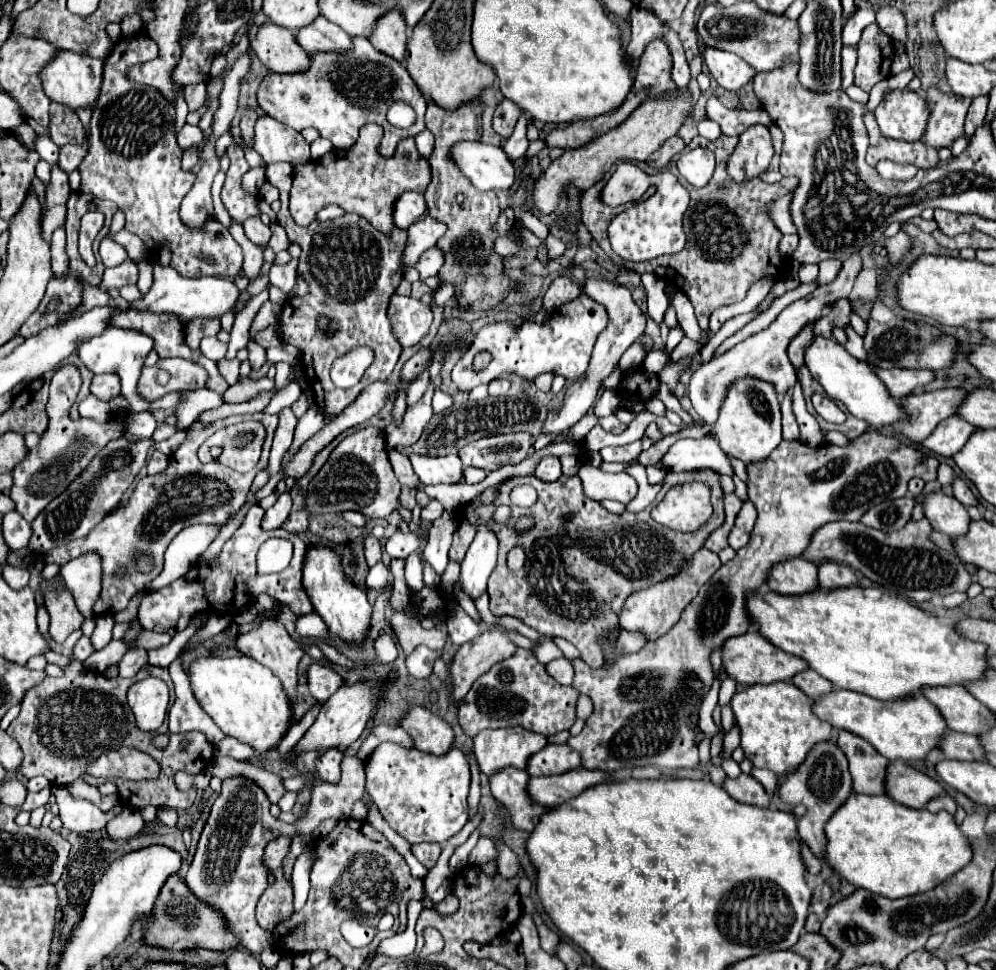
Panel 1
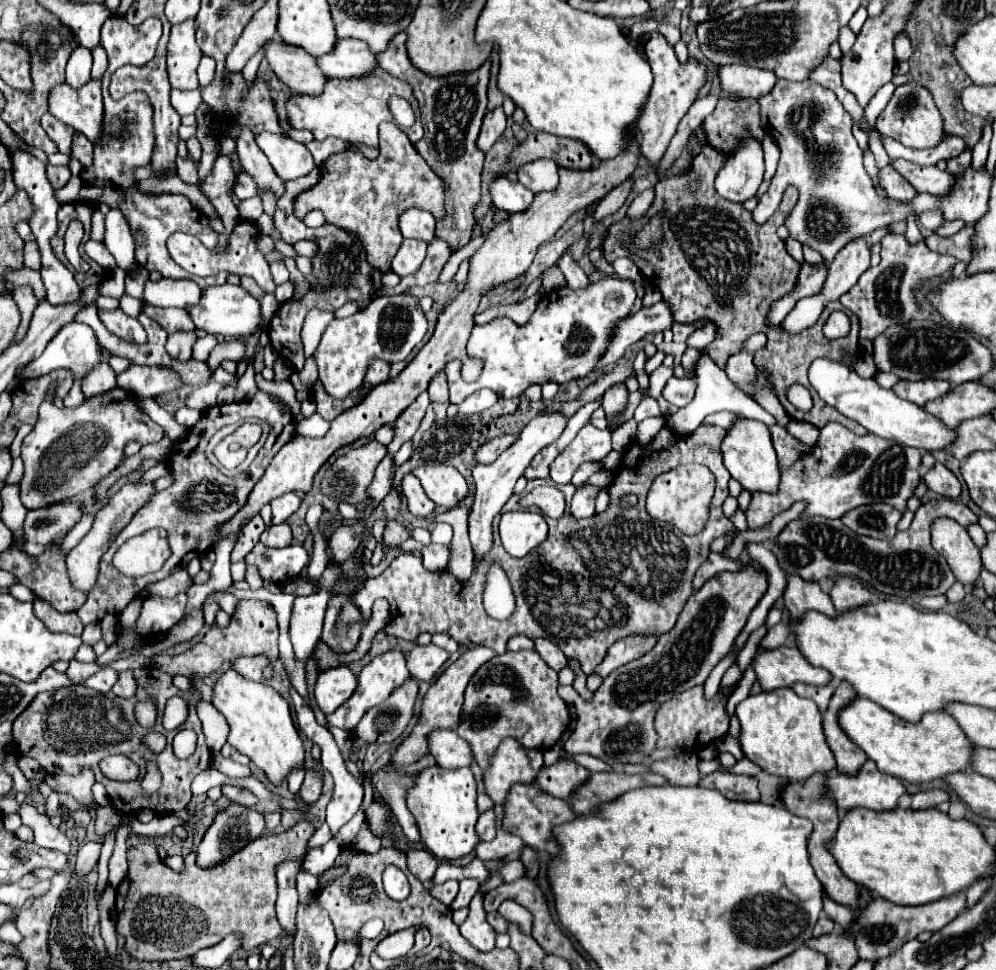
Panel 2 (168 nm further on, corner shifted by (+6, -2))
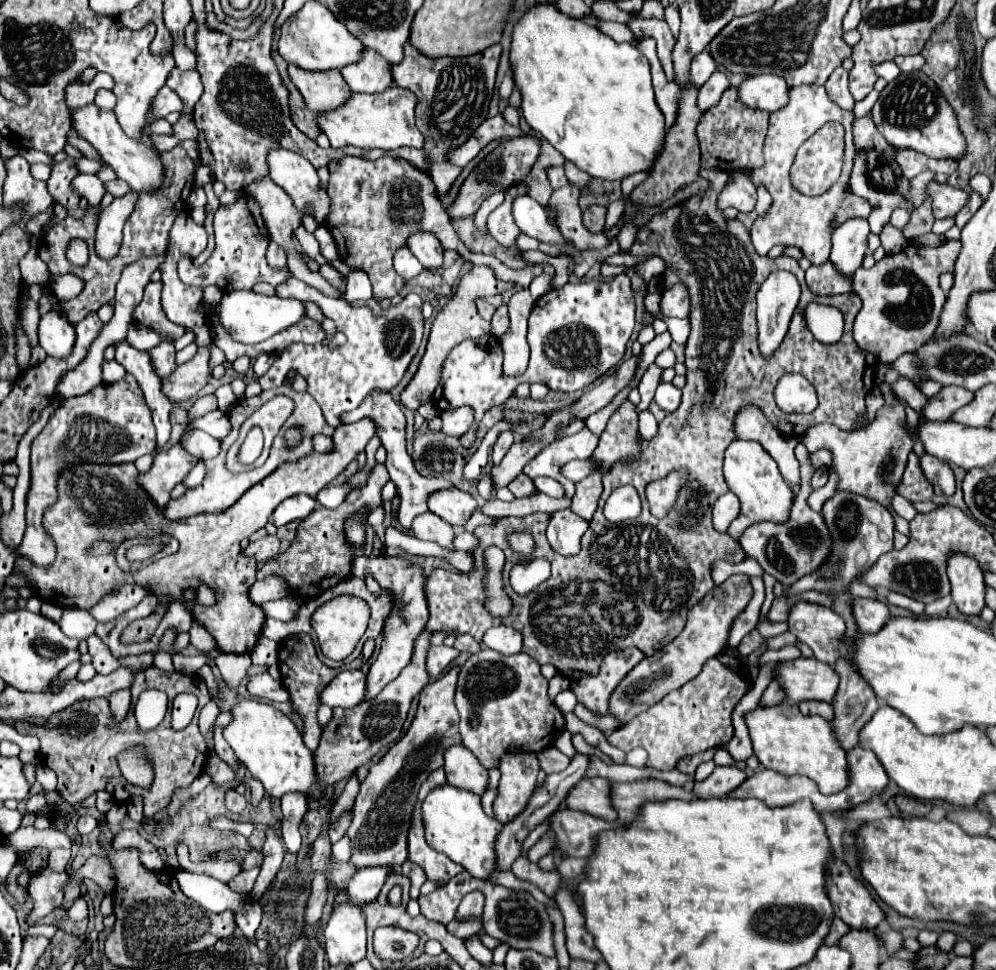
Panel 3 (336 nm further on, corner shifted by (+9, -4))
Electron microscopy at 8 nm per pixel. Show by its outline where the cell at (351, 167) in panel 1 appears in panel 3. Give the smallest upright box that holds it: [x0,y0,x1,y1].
[327,157,467,303]

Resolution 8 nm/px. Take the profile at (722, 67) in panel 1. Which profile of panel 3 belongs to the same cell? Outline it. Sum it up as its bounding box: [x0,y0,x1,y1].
[739,75,789,113]

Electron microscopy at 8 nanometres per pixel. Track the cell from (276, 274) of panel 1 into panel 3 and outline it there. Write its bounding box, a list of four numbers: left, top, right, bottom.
[267,243,287,267]

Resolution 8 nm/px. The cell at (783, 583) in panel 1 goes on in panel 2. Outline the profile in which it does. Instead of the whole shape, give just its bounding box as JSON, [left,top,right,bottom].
[782,575,836,617]

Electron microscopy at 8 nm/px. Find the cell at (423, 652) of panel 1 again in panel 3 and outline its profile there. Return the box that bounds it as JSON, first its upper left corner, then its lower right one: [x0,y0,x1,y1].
[427,645,459,679]

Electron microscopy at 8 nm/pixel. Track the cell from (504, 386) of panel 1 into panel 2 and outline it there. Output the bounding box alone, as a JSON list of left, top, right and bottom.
[458,389,498,417]

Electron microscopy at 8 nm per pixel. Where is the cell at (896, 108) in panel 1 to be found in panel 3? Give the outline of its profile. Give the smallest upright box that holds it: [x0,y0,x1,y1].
[873,71,967,161]

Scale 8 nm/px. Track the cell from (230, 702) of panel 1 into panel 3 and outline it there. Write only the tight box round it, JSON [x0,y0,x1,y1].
[225,701,327,801]

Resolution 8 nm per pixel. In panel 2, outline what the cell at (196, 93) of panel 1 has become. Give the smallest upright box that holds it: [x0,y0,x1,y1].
[168,19,202,91]

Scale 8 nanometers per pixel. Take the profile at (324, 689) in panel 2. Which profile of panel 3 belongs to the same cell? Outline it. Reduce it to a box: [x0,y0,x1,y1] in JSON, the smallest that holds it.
[321,671,367,707]

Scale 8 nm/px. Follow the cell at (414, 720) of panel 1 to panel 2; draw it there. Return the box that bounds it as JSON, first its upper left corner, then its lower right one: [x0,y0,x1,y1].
[428,729,472,769]

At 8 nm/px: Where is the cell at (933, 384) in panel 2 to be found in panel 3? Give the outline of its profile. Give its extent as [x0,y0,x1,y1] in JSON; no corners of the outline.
[923,387,975,421]

